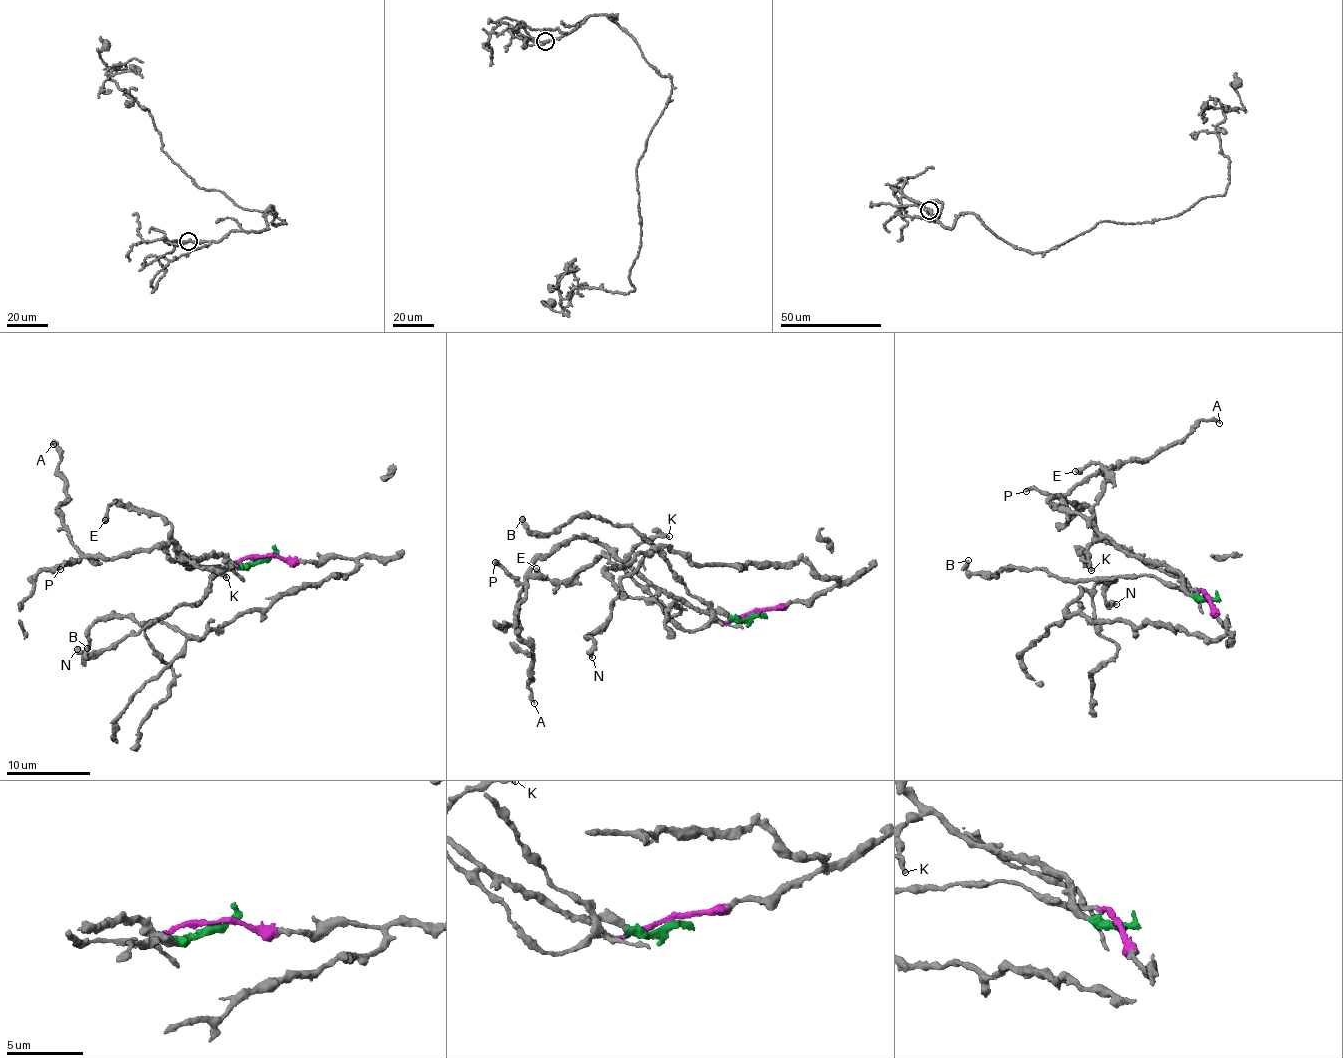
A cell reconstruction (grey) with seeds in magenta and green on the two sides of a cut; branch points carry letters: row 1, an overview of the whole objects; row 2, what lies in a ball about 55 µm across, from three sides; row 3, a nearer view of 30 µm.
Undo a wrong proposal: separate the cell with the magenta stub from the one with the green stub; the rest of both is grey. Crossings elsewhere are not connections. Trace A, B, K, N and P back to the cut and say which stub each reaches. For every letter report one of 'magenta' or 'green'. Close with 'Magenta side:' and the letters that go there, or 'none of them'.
A: green
B: magenta
K: green
N: magenta
P: green
Magenta side: B, N

